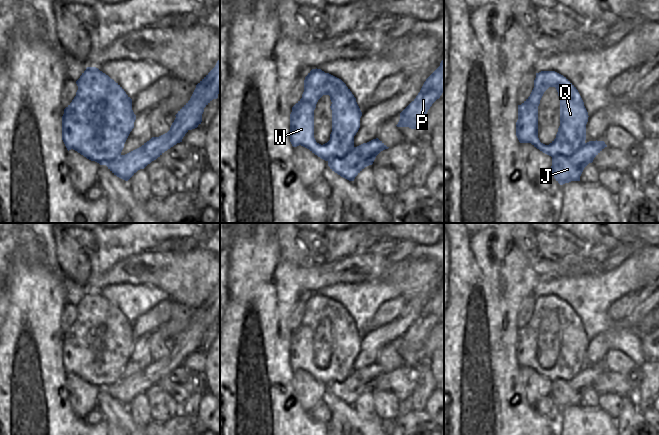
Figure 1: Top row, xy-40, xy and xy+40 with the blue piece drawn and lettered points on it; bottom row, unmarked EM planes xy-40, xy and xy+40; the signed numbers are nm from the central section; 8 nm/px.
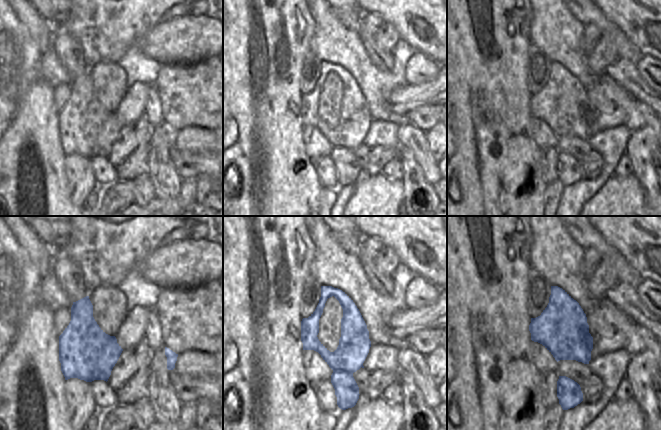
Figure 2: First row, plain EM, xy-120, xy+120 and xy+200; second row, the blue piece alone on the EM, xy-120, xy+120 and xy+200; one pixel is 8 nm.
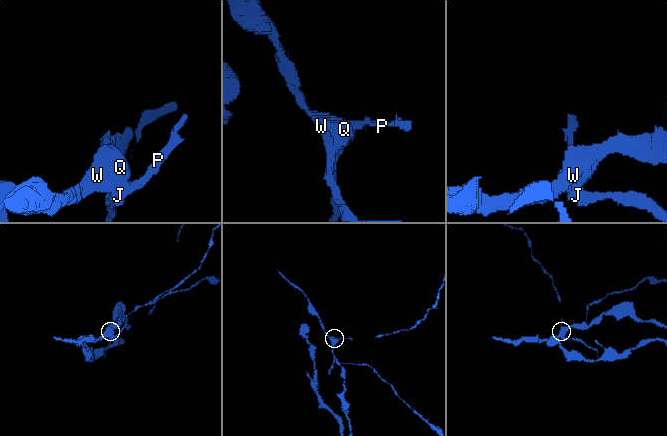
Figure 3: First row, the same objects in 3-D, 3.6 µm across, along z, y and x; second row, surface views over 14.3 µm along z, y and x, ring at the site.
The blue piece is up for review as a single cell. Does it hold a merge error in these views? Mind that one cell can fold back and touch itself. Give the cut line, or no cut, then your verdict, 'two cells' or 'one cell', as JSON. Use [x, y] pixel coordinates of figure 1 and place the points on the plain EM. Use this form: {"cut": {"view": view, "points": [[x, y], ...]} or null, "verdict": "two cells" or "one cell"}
{"cut": {"view": "xy+40", "points": [[584, 365], [568, 380], [555, 379], [552, 381]]}, "verdict": "two cells"}

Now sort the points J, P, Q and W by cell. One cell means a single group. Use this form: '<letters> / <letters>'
J P / Q W

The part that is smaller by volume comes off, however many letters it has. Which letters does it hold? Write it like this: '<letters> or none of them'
J, P

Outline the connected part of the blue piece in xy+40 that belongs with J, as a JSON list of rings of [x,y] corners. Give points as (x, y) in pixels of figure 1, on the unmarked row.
[[[589,365],[583,367],[582,370],[569,381],[557,379],[552,381],[552,396],[556,405],[563,409],[571,405],[580,405],[580,400],[584,392],[592,387],[594,382],[607,369],[604,365]]]

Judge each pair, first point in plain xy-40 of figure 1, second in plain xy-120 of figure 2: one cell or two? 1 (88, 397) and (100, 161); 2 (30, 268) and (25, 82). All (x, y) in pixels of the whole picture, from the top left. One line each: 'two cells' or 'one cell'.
1: two cells
2: two cells

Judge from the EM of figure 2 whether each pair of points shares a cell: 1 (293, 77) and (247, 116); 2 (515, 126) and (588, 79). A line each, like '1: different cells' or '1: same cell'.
1: same cell
2: different cells

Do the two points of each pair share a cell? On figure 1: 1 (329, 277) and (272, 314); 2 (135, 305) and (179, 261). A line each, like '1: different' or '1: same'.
1: same
2: different

